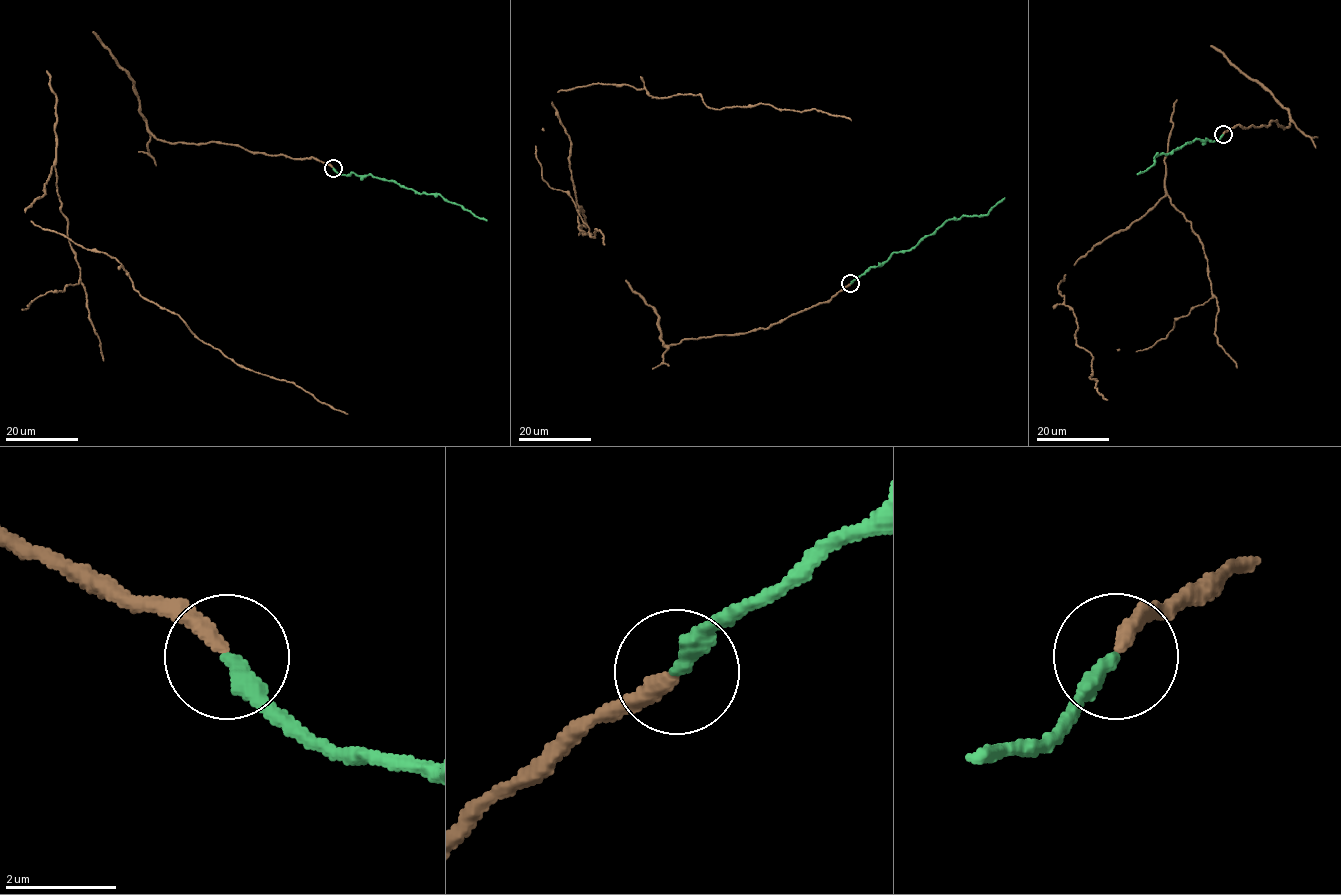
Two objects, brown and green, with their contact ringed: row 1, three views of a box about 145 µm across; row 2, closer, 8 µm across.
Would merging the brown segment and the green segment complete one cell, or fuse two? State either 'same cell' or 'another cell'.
same cell

